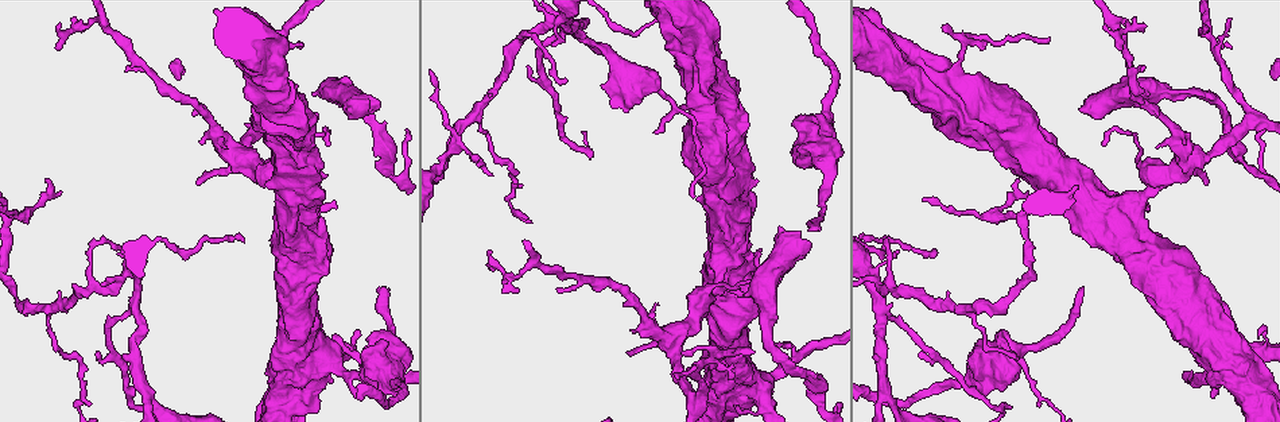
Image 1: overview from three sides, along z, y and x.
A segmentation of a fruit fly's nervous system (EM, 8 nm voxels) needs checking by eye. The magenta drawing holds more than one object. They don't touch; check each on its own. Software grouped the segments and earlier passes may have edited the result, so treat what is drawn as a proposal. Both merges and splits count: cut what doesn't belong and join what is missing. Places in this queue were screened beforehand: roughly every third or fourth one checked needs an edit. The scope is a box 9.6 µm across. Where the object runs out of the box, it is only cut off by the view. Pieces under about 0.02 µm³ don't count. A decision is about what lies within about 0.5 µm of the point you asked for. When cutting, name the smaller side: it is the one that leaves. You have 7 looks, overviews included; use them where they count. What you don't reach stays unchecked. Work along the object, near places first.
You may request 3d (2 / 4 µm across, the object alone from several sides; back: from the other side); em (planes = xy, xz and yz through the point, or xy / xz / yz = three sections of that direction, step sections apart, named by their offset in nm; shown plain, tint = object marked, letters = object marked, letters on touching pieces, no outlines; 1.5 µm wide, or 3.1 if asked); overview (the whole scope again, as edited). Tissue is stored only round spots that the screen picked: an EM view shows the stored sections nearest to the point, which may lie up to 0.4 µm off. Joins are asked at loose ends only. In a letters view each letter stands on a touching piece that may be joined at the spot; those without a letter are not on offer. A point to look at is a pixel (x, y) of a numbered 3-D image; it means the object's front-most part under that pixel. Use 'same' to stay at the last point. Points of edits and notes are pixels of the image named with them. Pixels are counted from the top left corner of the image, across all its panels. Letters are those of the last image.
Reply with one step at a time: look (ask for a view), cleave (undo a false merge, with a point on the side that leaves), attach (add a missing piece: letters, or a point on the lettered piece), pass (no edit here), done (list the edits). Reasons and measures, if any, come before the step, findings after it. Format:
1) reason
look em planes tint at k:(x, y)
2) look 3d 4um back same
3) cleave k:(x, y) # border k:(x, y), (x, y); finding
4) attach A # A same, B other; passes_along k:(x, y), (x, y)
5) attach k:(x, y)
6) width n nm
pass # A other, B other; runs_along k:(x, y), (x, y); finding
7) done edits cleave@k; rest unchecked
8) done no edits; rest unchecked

thin end
look em planes tint at 1:(1026, 192)

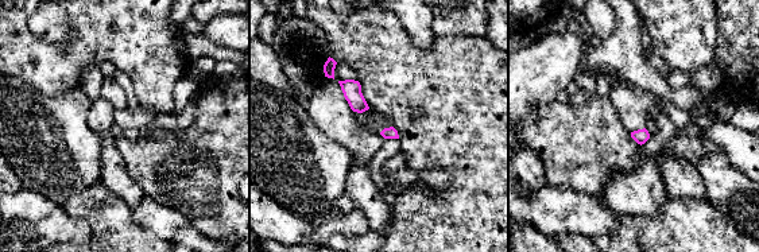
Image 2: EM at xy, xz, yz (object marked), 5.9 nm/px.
see the neighbours
look em planes letters same

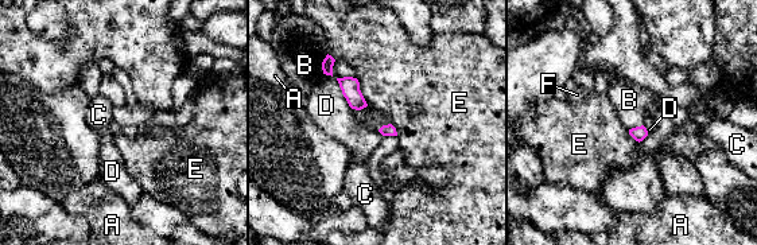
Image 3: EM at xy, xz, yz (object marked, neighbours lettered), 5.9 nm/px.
pass # A other, B other, C other, D other, E other, F other; border 3:(327, 54), (322, 62), (323, 74); none of them fits

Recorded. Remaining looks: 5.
side arm on a straight run
look em xz step 8 tint at 1:(967, 308)

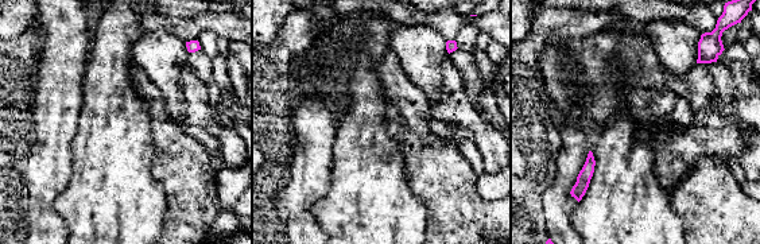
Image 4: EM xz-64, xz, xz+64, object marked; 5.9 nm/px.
another direction
look em planes letters same

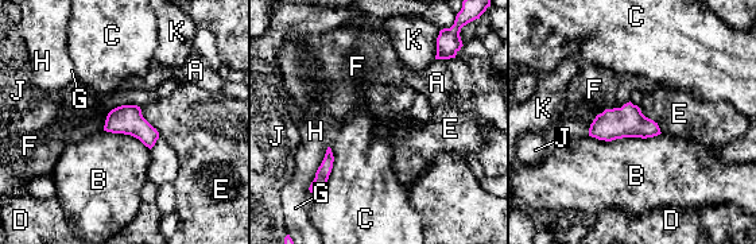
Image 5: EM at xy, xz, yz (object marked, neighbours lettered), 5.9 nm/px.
pass # A other, B other, C other, D other, E other, F other, G other, H other, J other, K other; continuous, no second neuron

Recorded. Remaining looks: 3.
an open end
look em planes tint at 1:(378, 288)

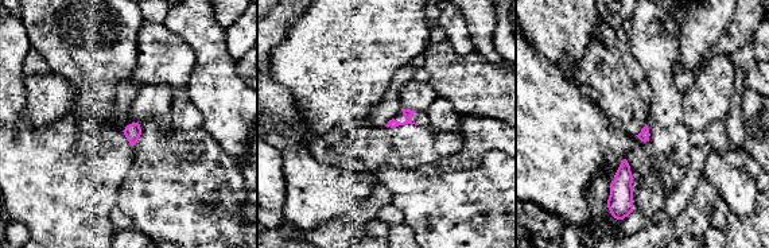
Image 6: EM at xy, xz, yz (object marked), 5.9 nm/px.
look em planes letters same

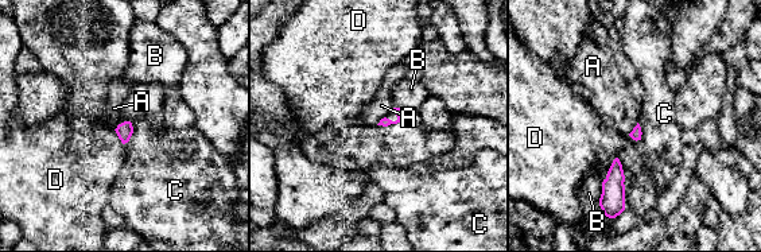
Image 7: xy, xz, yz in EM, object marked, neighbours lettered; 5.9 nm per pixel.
pass # A other, B other, C other, D other; border 7:(637, 121), (628, 134); none of them fits

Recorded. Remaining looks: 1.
done no edits; rest unchecked

